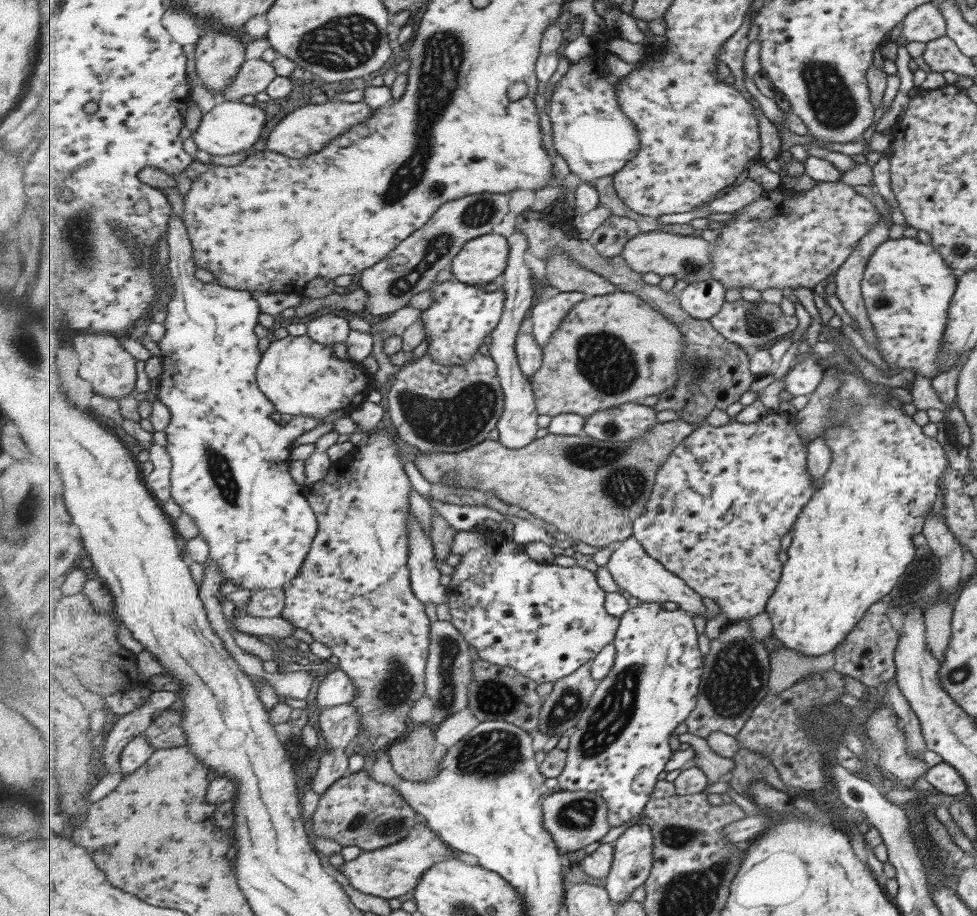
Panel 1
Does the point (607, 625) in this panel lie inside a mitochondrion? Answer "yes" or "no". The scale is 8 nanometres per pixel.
no

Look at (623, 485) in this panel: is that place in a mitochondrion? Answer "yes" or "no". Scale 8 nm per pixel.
yes

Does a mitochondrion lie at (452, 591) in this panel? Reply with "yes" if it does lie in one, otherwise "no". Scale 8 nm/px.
no

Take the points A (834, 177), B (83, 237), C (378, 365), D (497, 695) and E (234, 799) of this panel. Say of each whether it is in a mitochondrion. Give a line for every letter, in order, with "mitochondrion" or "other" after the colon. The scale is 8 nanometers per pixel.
A: other
B: mitochondrion
C: other
D: mitochondrion
E: other

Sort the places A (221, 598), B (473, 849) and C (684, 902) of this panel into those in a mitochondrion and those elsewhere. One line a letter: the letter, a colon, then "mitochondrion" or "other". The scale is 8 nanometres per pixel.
A: other
B: other
C: mitochondrion

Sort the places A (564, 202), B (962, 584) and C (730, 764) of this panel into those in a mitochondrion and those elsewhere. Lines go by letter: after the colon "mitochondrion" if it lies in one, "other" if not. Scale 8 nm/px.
A: other
B: other
C: other

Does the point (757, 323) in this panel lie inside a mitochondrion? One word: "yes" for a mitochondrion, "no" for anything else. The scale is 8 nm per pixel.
yes

